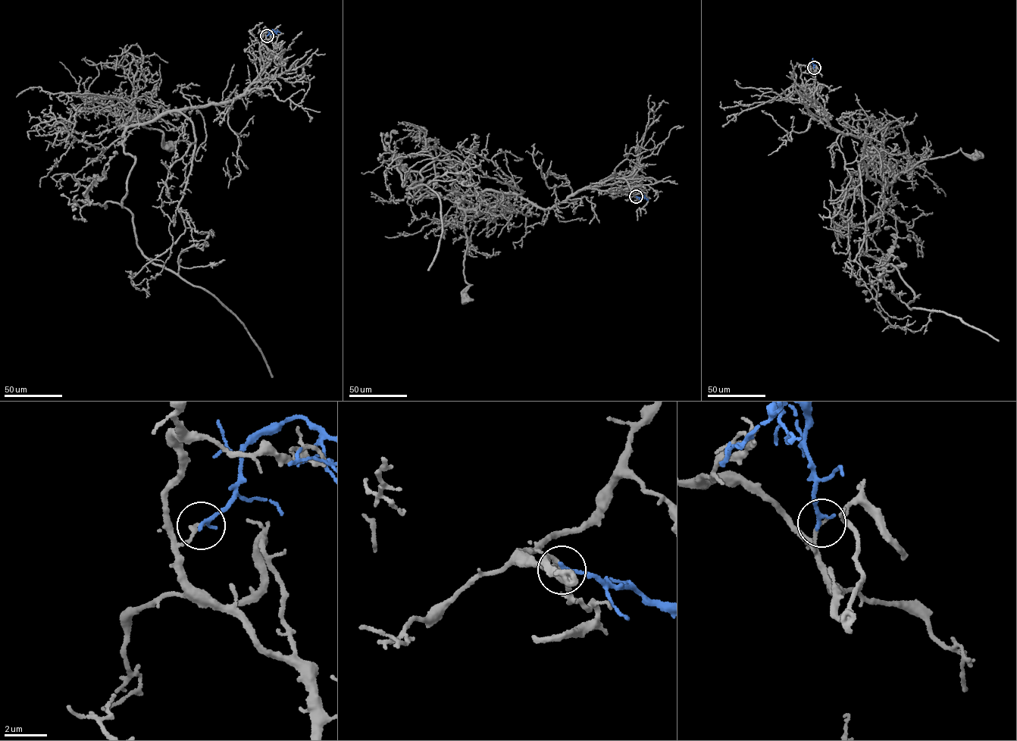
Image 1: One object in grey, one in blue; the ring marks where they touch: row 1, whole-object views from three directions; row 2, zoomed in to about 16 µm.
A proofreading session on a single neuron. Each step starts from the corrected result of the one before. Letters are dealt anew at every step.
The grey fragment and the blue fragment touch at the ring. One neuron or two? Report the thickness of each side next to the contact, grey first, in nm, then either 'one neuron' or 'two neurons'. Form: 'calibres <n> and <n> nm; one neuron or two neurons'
calibres 180 and 200 nm; two neurons

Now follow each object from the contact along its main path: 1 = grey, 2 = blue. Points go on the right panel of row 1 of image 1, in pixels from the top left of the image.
1: (814, 67), (829, 125), (865, 139), (862, 158), (871, 178), (891, 182), (920, 161), (960, 148), (977, 155)
2: (814, 67), (811, 61), (812, 58)

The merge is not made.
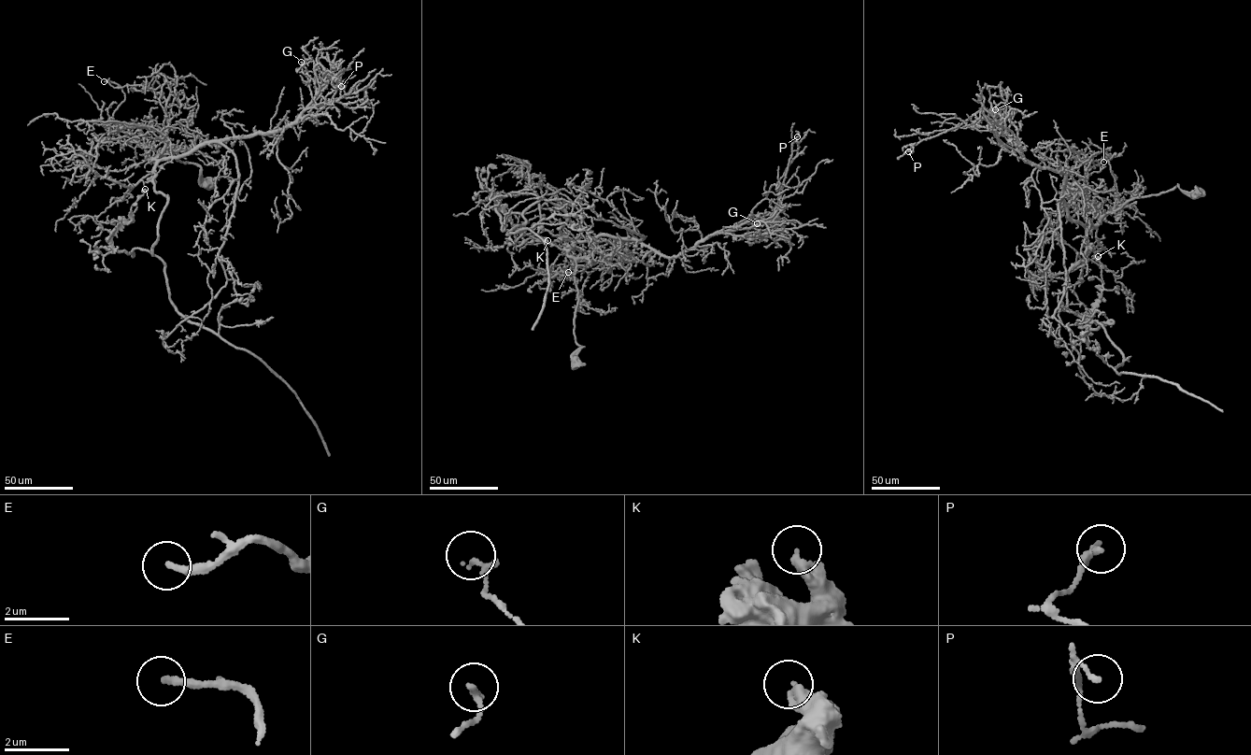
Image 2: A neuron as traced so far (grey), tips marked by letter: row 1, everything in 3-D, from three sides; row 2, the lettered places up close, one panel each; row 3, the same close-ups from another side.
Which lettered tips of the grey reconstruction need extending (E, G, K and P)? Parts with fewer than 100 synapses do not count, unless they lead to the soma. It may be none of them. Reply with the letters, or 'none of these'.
none of these

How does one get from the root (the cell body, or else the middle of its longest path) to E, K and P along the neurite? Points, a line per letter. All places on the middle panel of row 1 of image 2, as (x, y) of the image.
E: (575, 363), (584, 347), (574, 334), (574, 273), (545, 280), (551, 273), (577, 279), (568, 272)
K: (575, 363), (575, 263), (558, 229), (565, 212), (543, 197), (504, 224), (496, 205), (547, 240)
P: (575, 363), (584, 347), (574, 334), (574, 244), (608, 235), (671, 257), (753, 226), (774, 211), (797, 136)

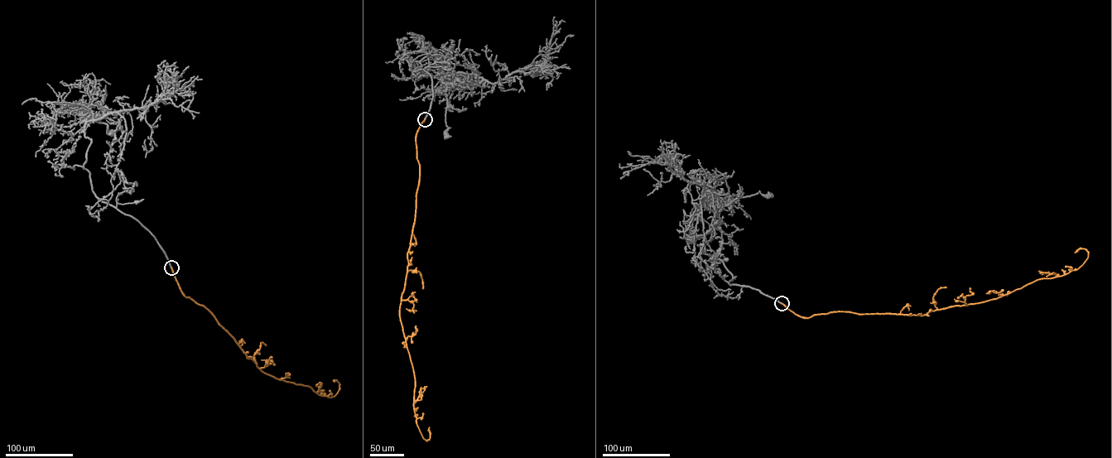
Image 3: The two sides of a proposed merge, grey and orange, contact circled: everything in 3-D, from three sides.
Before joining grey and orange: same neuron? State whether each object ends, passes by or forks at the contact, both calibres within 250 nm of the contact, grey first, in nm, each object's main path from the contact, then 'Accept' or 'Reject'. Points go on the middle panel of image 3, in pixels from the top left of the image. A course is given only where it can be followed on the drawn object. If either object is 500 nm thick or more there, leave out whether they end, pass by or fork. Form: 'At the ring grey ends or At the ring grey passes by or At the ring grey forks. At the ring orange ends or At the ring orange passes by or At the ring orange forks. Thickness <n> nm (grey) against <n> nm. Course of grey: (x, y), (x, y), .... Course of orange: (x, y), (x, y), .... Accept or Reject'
Thickness 700 nm (grey) against 700 nm. Course of grey: (425, 119), (430, 75), (412, 72), (430, 54), (441, 62), (446, 135). Course of orange: (425, 119), (416, 138), (420, 175), (399, 317), (414, 373), (416, 423), (426, 441), (430, 437), (429, 427). Accept

